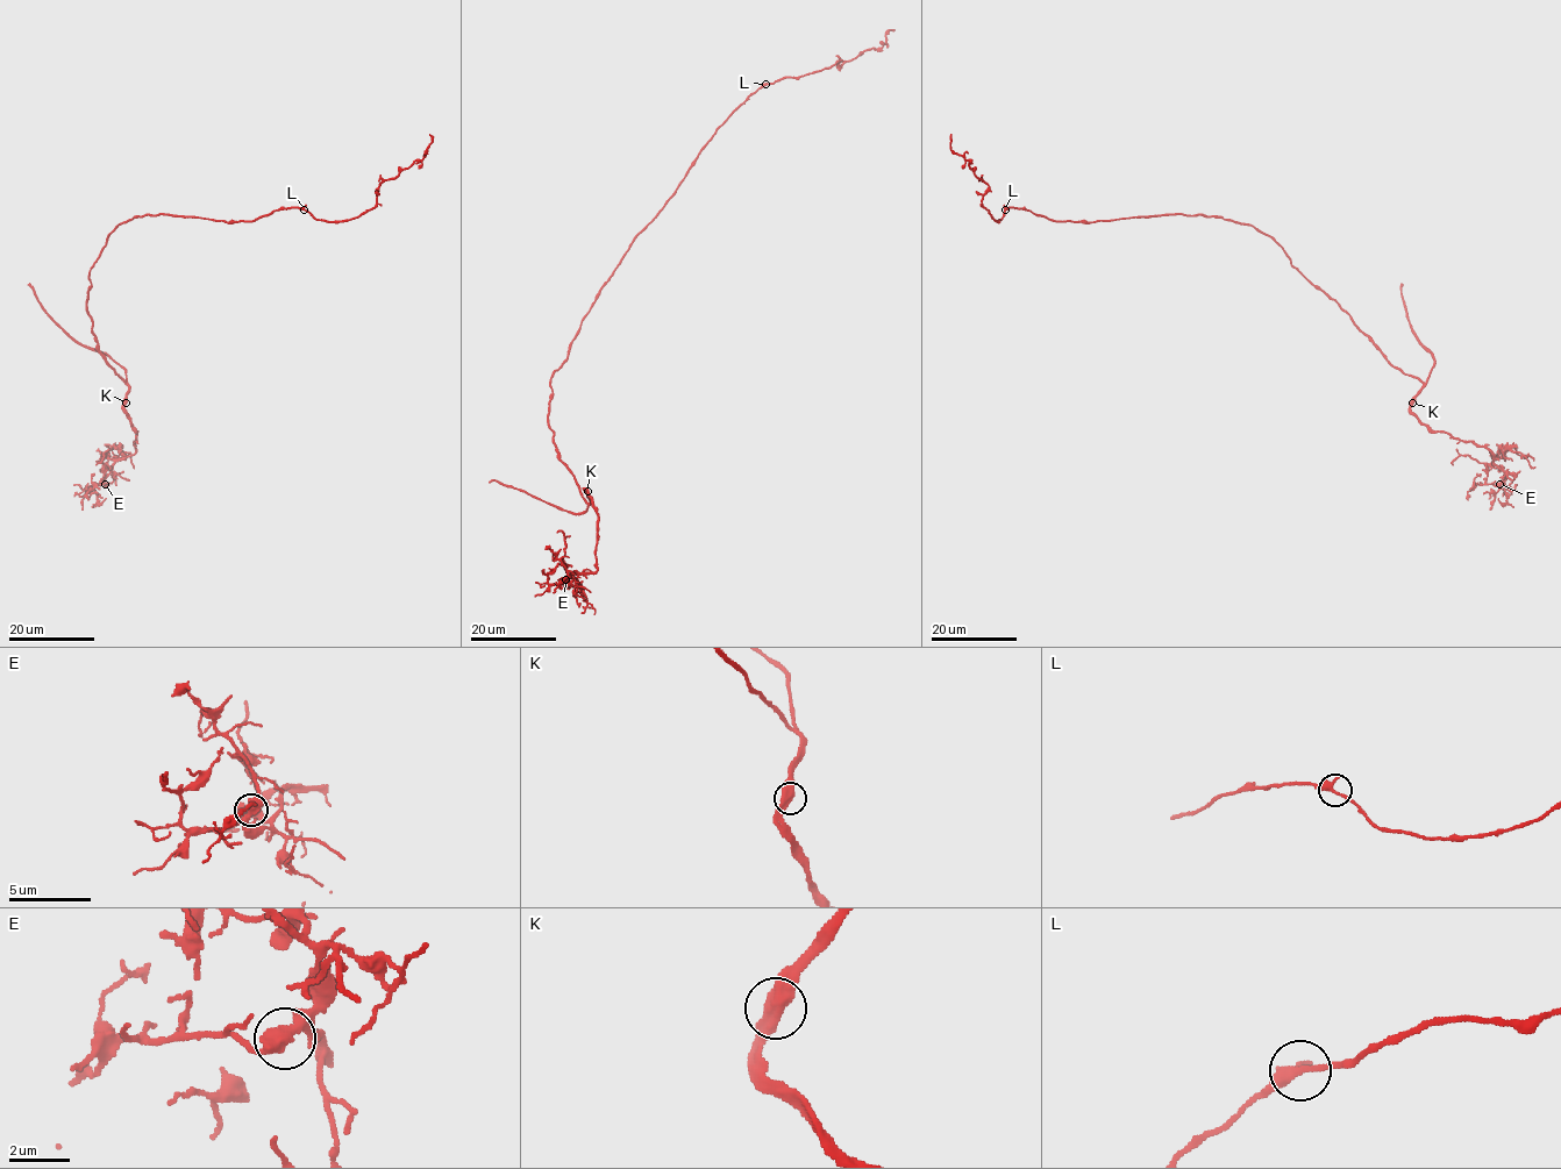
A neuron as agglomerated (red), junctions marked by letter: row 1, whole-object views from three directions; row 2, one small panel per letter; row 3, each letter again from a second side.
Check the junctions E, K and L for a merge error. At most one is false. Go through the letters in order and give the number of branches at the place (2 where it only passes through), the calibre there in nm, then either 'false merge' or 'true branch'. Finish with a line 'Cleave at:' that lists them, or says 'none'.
E: 2 | 480 nm | true branch
K: 2 | 480 nm | true branch
L: 2 | 320 nm | true branch
Cleave at: none

